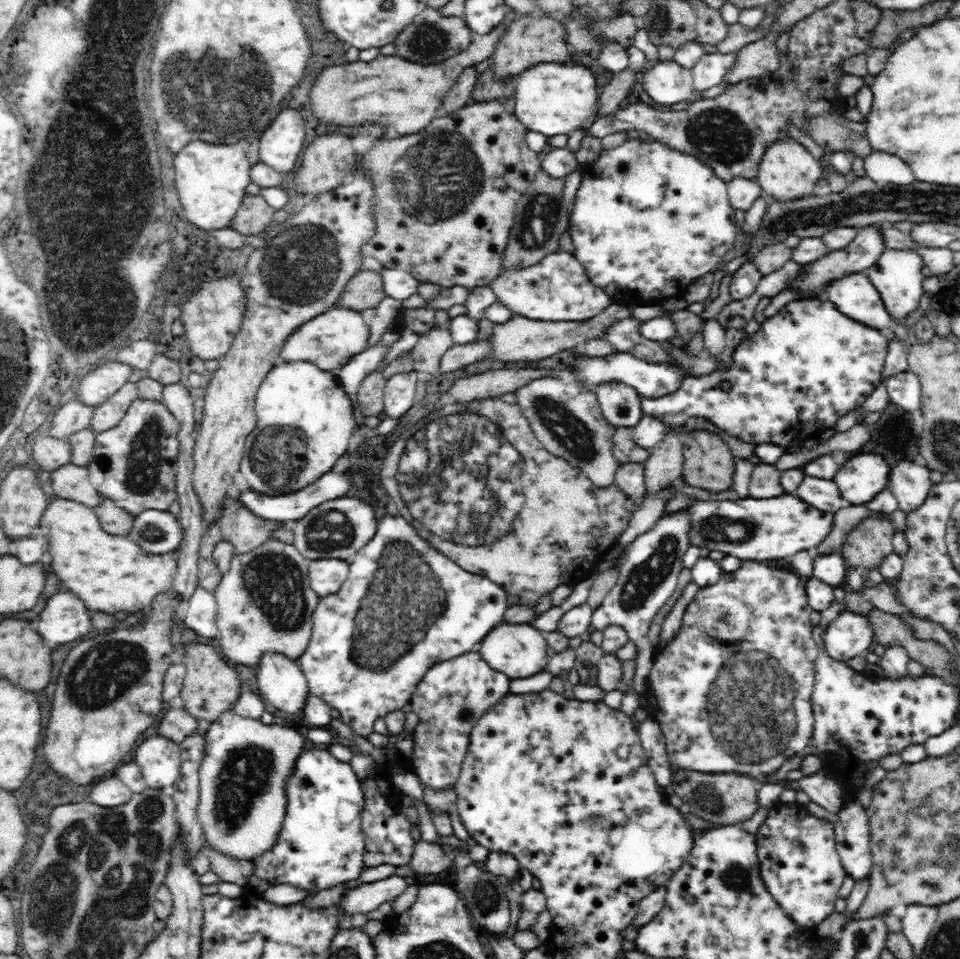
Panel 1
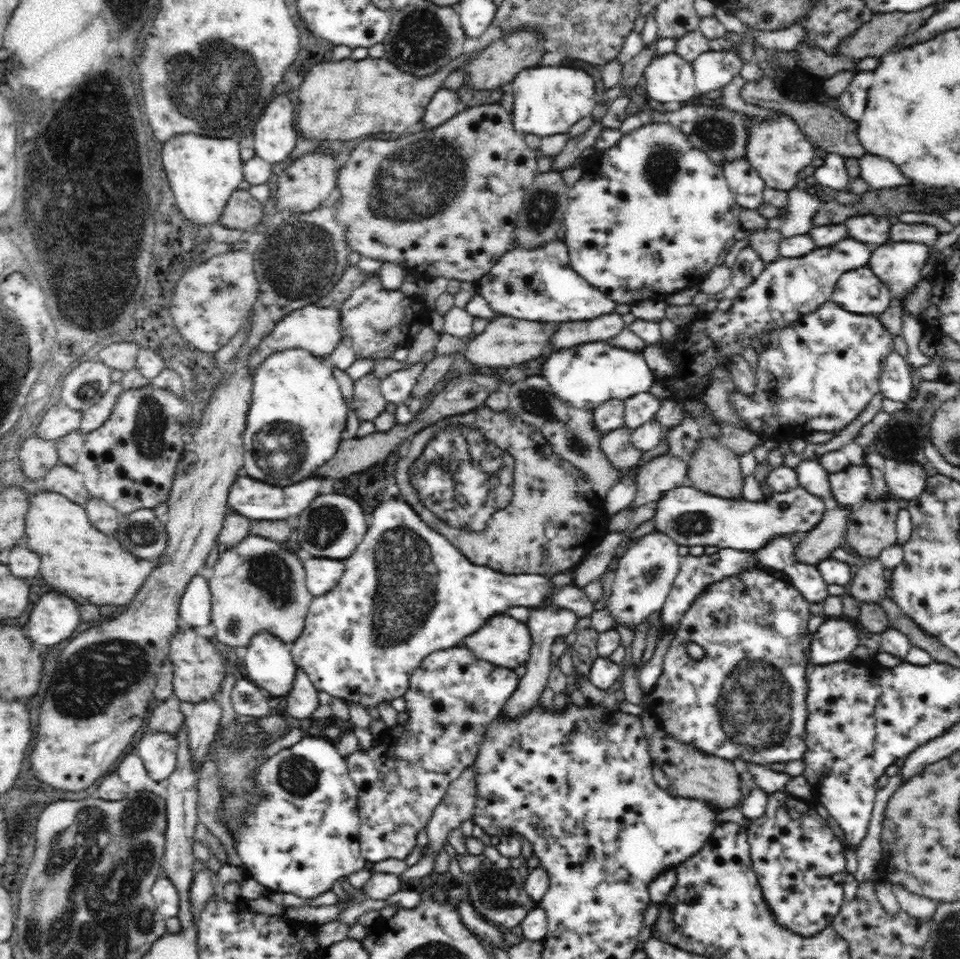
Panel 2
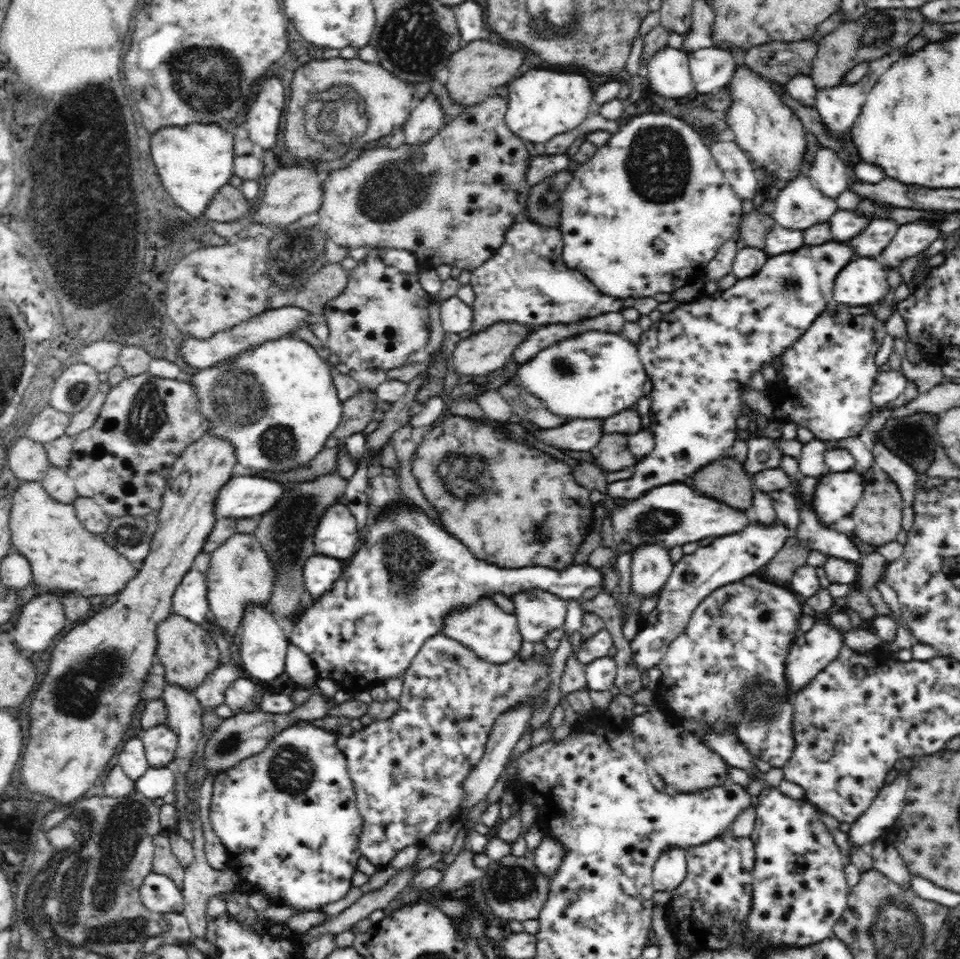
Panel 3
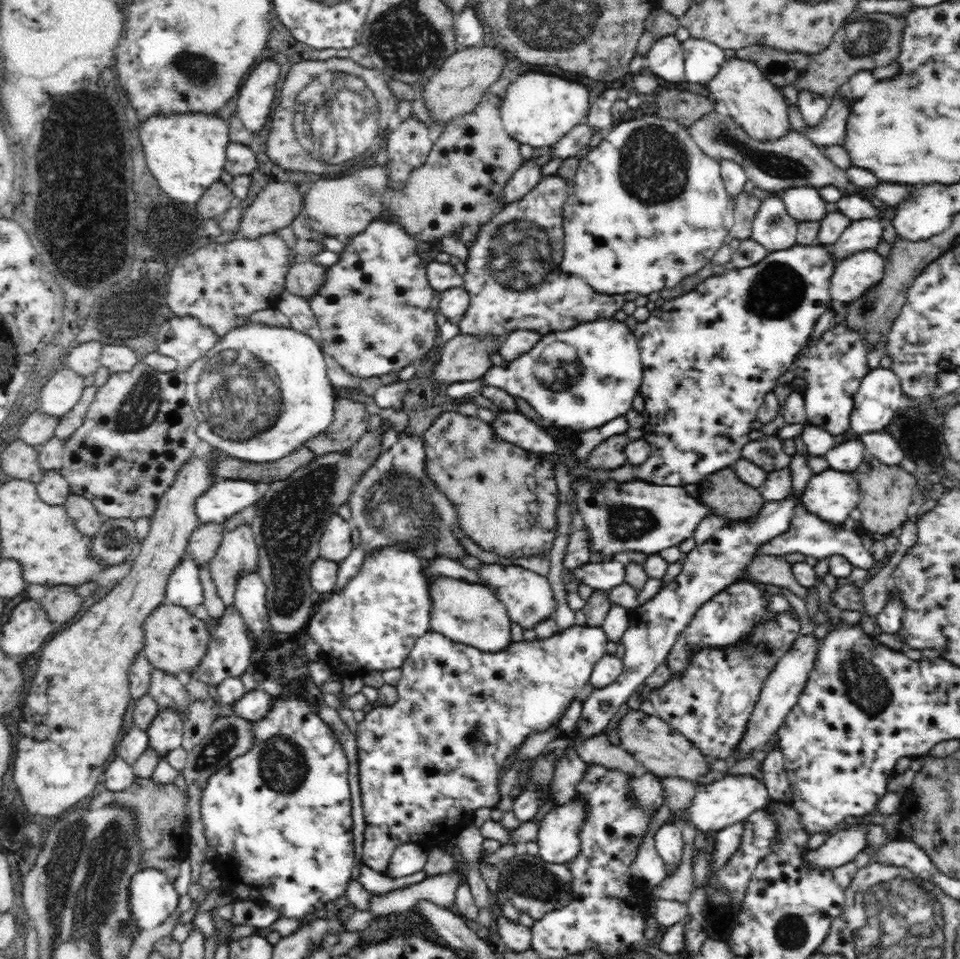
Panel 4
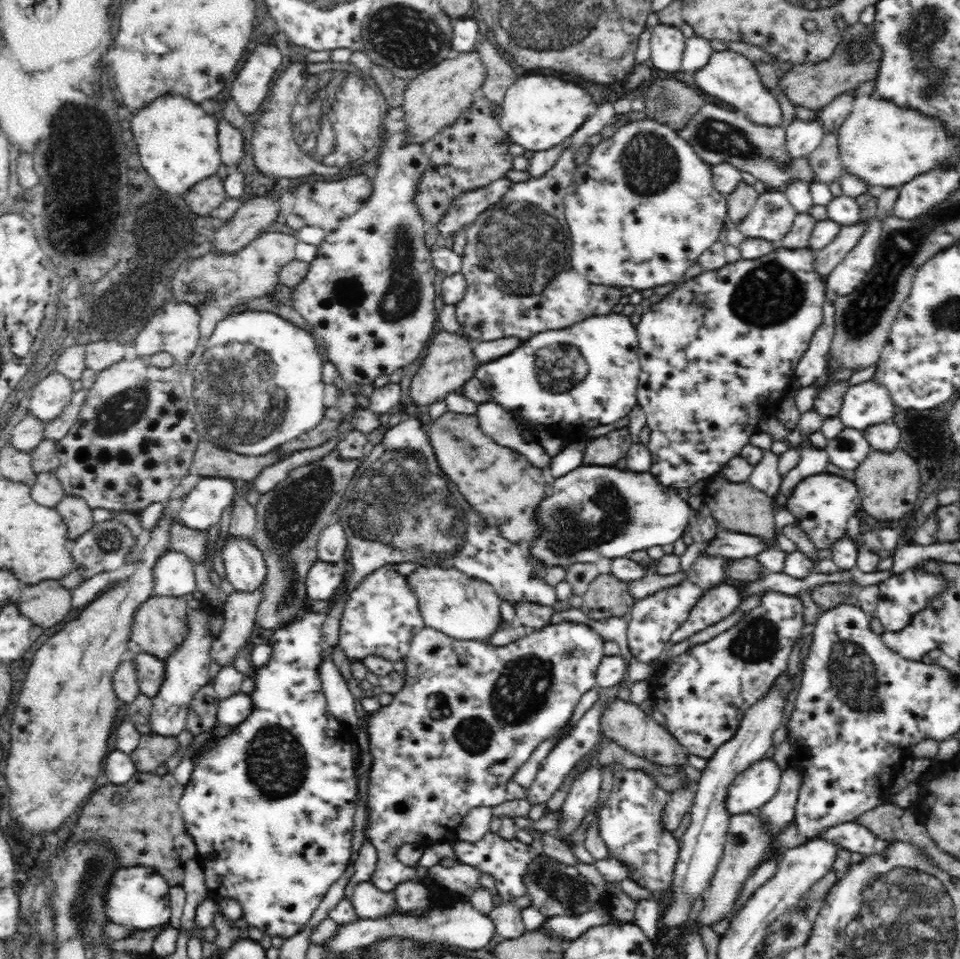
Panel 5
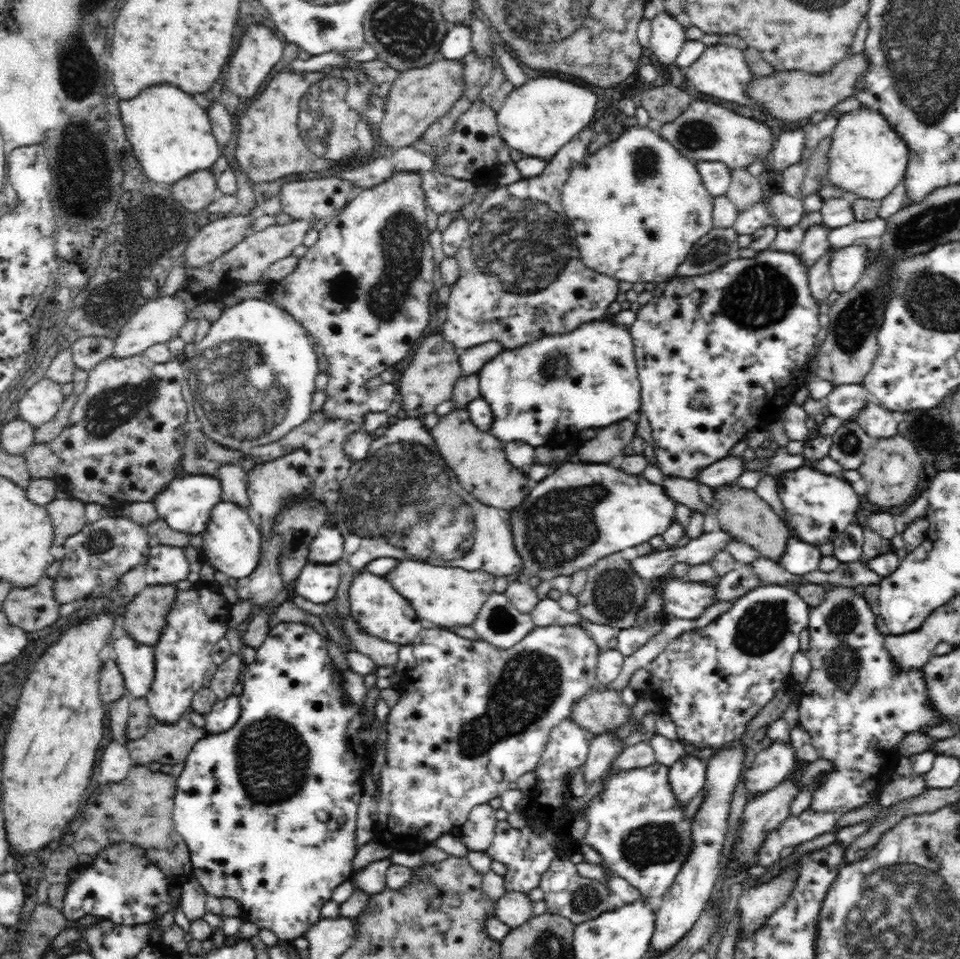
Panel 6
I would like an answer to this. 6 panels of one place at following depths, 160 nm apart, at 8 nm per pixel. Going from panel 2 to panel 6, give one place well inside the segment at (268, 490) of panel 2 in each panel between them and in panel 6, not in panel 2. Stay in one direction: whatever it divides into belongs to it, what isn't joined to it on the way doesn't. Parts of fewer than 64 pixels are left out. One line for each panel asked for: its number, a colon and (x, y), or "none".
3: (244, 496)
4: (225, 497)
5: (202, 507)
6: (184, 504)

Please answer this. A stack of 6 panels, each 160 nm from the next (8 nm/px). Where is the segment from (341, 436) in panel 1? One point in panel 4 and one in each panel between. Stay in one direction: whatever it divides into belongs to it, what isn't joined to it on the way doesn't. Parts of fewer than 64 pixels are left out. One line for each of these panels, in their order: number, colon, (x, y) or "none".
2: (298, 413)
3: (277, 404)
4: (262, 392)

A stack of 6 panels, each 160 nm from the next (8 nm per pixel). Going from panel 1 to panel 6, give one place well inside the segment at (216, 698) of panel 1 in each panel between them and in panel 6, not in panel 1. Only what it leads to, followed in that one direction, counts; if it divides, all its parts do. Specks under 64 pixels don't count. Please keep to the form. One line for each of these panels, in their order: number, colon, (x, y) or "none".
2: (199, 670)
3: (187, 651)
4: (176, 641)
5: (157, 627)
6: (144, 616)

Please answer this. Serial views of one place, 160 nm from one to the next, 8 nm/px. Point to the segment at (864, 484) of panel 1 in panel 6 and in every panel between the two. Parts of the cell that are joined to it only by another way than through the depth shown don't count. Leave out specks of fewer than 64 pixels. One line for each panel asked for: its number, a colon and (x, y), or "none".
2: (850, 488)
3: (837, 493)
4: (831, 495)
5: (822, 503)
6: (819, 506)

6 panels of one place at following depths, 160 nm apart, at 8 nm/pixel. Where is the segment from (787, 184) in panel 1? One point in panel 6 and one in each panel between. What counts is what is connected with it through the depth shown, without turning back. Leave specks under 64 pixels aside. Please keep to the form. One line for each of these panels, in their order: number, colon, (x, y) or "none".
2: (778, 149)
3: (773, 137)
4: (756, 105)
5: (729, 76)
6: (721, 70)

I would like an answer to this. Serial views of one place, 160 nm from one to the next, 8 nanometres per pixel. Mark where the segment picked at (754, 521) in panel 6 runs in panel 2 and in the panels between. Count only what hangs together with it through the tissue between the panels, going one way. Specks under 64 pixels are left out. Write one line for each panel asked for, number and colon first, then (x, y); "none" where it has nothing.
2: (713, 468)
3: (726, 480)
4: (728, 497)
5: (739, 507)

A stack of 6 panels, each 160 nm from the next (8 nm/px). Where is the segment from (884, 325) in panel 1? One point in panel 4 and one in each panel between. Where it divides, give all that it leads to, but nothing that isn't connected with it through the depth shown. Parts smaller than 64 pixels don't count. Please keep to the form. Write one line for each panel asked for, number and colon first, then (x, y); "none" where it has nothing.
2: (860, 291)
3: (862, 281)
4: (853, 277)

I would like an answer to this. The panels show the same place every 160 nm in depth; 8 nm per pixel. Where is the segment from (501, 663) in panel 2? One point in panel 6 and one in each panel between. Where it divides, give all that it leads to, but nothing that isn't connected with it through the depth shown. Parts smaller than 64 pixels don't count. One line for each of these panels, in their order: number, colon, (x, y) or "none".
3: (493, 634)
4: (467, 613)
5: (451, 602)
6: (448, 597)

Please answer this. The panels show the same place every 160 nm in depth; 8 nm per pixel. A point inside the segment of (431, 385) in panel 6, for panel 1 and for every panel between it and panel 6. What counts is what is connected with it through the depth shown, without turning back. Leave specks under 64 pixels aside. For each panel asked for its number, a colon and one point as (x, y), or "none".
1: (521, 339)
2: (506, 341)
3: (482, 352)
4: (466, 357)
5: (449, 364)

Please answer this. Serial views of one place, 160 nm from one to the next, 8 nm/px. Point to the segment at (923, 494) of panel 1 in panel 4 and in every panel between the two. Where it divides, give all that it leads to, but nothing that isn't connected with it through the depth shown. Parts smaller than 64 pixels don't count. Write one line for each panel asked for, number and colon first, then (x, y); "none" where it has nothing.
2: (905, 480)
3: (905, 476)
4: (879, 444)

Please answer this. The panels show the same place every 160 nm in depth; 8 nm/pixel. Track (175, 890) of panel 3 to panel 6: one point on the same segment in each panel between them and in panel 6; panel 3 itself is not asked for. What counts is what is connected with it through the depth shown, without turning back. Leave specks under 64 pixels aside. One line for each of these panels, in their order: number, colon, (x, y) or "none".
4: (152, 898)
5: (137, 897)
6: (121, 884)

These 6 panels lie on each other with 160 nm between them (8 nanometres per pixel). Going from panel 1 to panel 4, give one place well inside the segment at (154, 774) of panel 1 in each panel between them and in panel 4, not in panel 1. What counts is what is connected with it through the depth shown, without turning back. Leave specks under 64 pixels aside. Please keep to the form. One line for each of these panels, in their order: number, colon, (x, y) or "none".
2: (158, 751)
3: (159, 742)
4: (165, 734)

